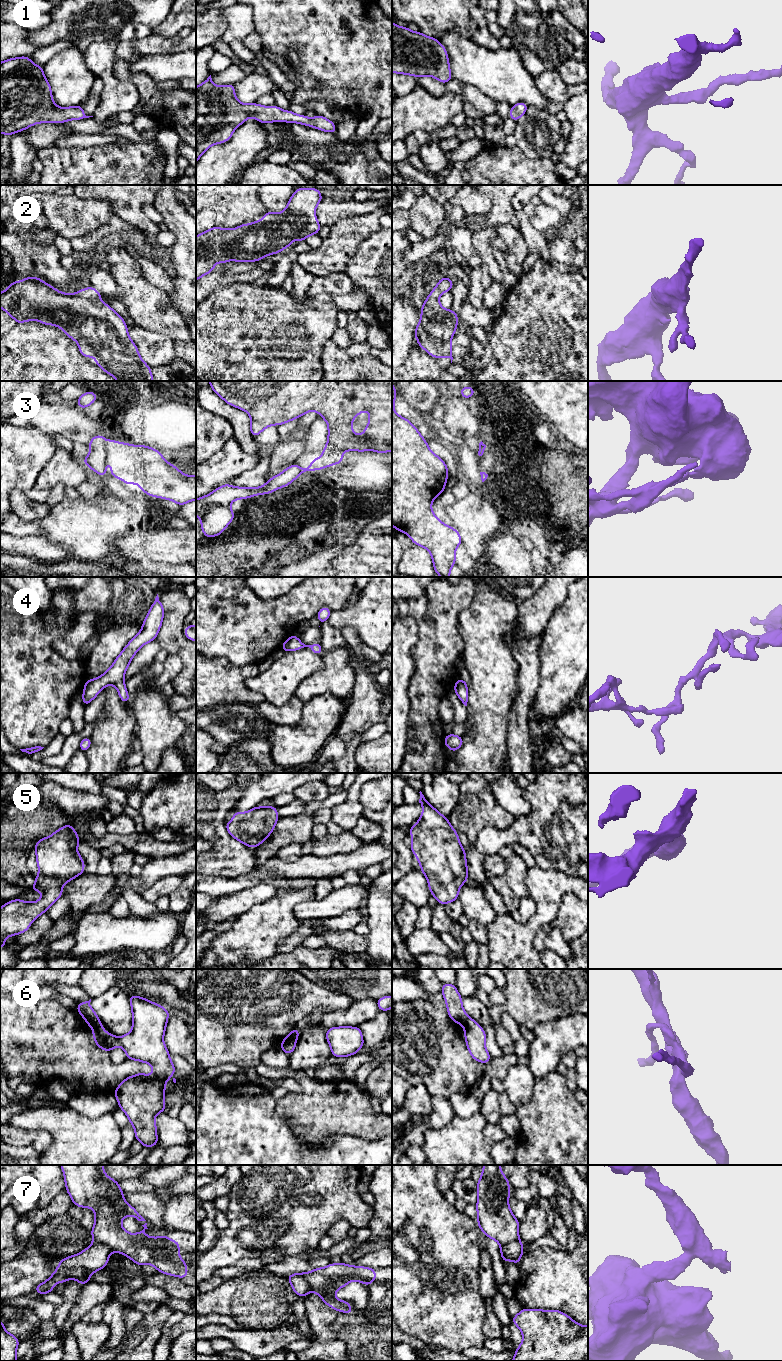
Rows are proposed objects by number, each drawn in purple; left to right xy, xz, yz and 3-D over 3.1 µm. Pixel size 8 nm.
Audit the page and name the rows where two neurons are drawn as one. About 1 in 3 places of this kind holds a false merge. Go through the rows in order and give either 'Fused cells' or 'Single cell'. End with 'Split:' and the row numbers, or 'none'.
1: Single cell
2: Single cell
3: Fused cells
4: Single cell
5: Single cell
6: Fused cells
7: Fused cells
Split: 3, 6, 7

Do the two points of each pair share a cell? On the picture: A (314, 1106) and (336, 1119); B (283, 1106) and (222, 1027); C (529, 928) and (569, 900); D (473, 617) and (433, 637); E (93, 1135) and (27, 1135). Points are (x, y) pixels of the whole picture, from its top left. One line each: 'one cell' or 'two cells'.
A: one cell
B: two cells
C: two cells
D: two cells
E: two cells

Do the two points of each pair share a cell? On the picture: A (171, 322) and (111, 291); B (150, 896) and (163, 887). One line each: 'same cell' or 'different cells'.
A: different cells
B: same cell

